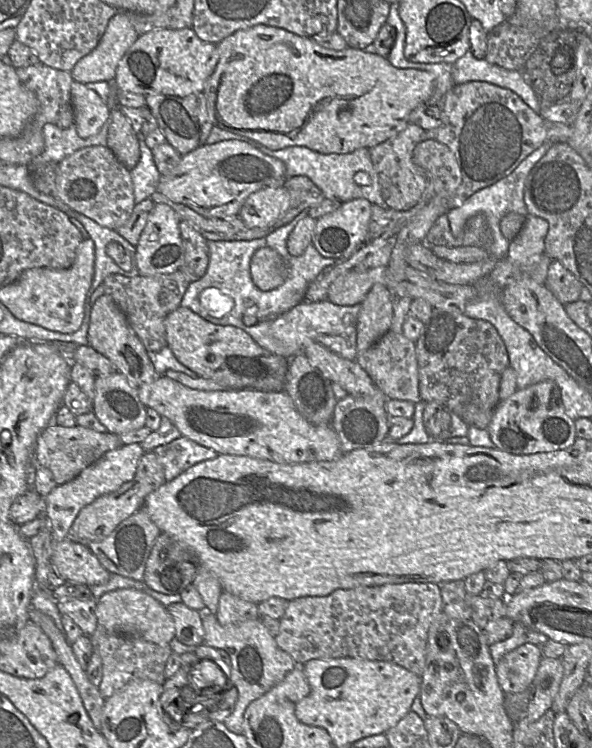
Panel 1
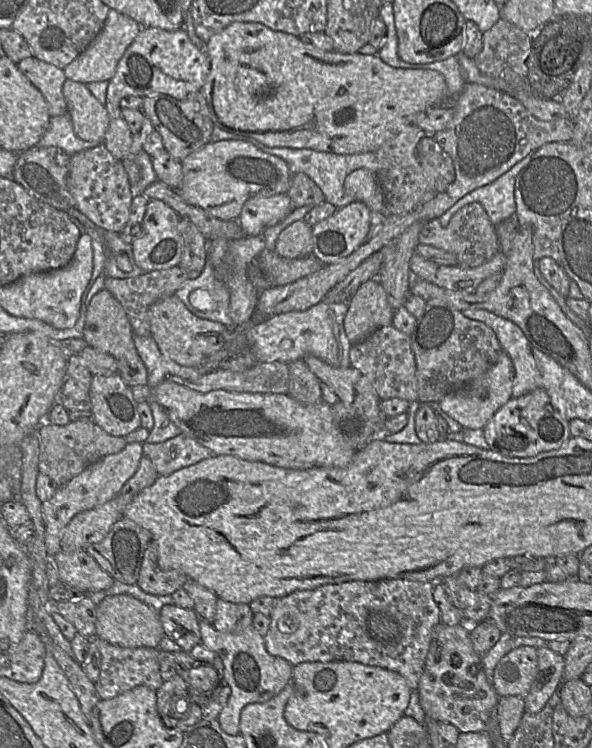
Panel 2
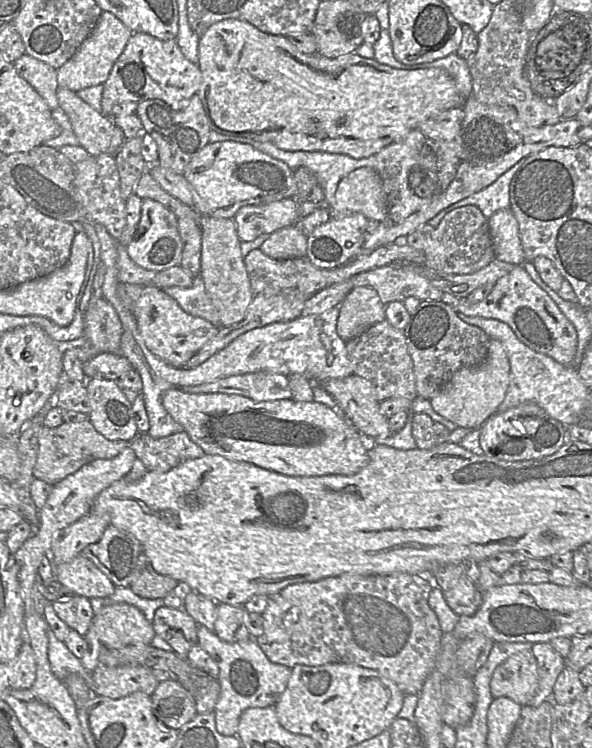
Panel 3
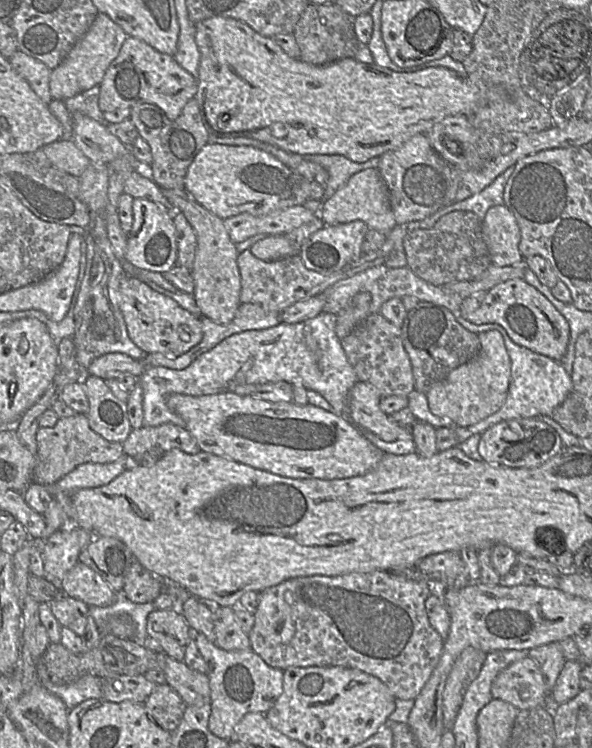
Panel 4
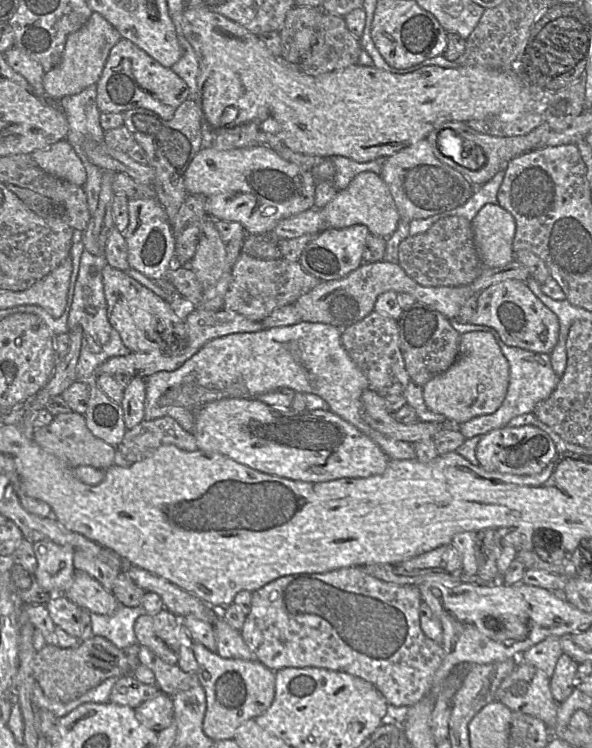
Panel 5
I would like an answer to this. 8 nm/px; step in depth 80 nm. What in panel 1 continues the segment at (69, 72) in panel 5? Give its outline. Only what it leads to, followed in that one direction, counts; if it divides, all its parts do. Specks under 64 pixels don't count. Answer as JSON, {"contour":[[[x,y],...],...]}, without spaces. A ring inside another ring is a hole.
{"contour":[[[117,11],[97,46],[71,70],[73,80],[83,84],[113,81],[120,60],[138,37],[126,12]]]}

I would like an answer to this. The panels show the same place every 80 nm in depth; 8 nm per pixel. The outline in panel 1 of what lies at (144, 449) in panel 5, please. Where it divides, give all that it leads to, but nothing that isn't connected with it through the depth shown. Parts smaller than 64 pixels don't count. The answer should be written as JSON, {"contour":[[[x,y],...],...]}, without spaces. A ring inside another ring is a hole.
{"contour":[[[185,436],[156,447],[153,451],[163,466],[165,478],[171,481],[188,468],[218,456],[214,450],[204,447]]]}

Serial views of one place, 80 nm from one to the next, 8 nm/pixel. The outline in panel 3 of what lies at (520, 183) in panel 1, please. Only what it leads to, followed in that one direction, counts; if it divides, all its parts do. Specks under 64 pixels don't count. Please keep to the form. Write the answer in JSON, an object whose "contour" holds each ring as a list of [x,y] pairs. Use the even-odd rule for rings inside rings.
{"contour":[[[525,159],[519,160],[494,183],[483,190],[445,208],[427,223],[433,227],[436,227],[448,212],[469,205],[477,206],[488,219],[498,210],[510,209],[510,183],[513,176],[523,165],[524,161]]]}

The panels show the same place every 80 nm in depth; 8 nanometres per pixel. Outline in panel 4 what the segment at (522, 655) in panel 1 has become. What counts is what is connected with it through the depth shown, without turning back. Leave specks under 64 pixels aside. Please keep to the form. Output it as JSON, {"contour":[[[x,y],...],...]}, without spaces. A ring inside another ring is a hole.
{"contour":[[[528,655],[496,676],[491,694],[520,710],[546,706],[550,702],[545,677],[537,662]]]}

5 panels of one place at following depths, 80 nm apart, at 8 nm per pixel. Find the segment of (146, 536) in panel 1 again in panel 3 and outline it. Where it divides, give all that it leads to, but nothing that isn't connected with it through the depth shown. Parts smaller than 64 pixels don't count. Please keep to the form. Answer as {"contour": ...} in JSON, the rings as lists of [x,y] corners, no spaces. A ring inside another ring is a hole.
{"contour":[[[109,525],[101,539],[84,548],[81,555],[90,559],[116,587],[130,587],[142,553],[142,545],[134,535]]]}

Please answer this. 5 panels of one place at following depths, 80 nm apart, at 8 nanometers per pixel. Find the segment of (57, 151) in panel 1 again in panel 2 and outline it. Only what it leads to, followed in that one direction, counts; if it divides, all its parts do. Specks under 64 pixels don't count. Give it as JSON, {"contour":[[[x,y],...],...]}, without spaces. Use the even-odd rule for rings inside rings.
{"contour":[[[67,113],[50,118],[48,129],[36,147],[57,147],[72,156],[97,145],[97,143],[84,141],[76,136],[71,118]]]}

